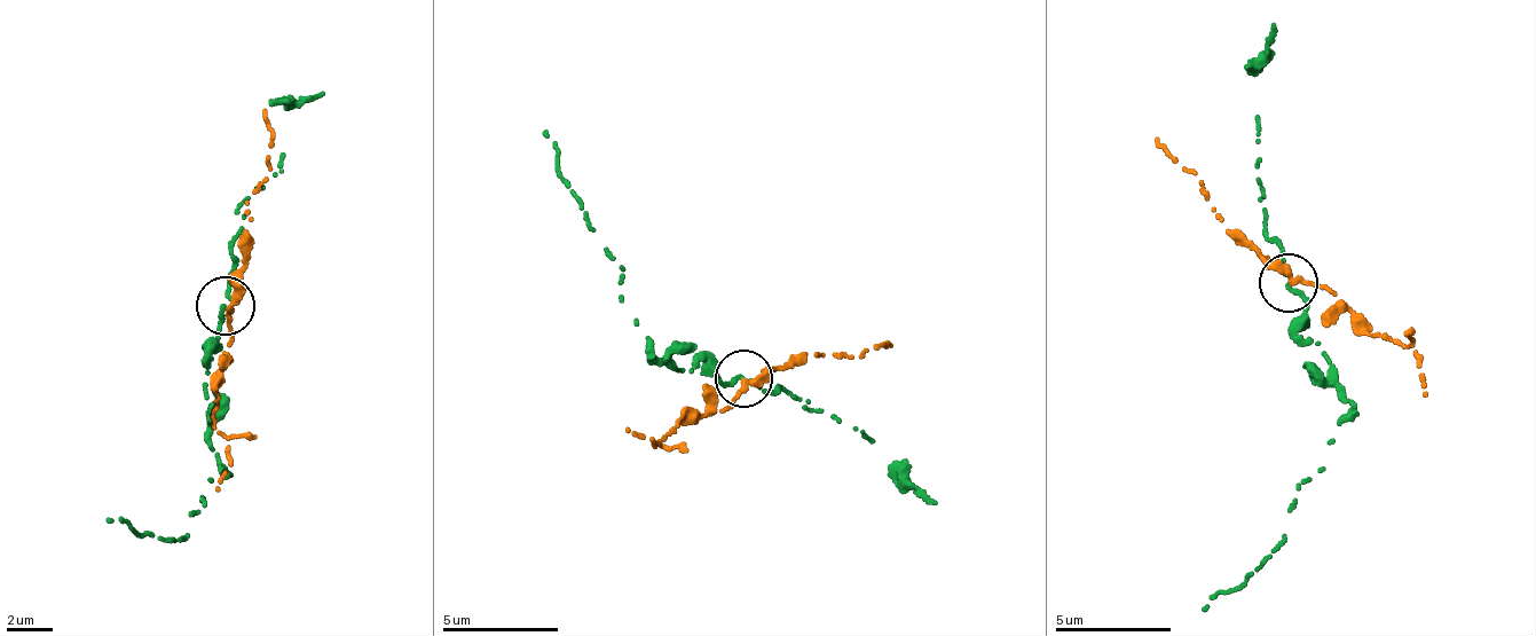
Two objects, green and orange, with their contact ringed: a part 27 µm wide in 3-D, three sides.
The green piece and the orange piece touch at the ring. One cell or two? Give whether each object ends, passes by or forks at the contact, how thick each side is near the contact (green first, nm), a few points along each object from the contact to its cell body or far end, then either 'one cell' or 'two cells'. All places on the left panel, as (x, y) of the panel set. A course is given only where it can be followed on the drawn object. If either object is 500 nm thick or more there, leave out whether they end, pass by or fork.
green ends | orange passes by | 260/280 nm | green via (225, 307), (203, 390), (221, 471), (211, 478), (204, 501), (175, 541), (107, 520) | orange via (225, 307), (249, 221), (246, 204), (273, 149), (262, 108) | two cells

